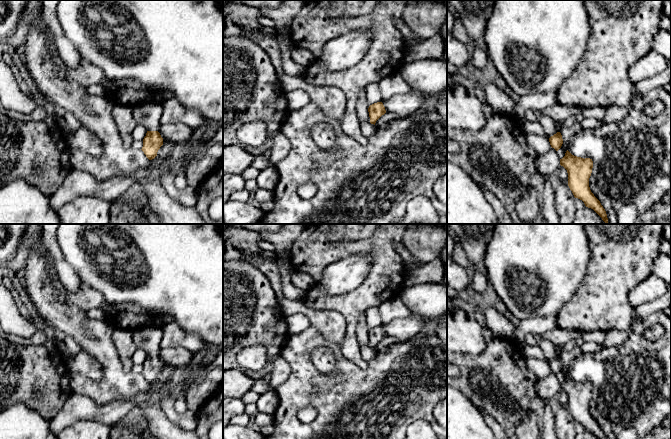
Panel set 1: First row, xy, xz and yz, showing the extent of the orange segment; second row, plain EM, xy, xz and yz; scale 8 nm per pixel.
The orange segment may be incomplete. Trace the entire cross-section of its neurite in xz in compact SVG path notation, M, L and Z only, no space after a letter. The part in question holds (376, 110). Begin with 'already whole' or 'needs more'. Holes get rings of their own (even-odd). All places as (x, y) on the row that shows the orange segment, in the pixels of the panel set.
already whole; M377 102L369 106L368 112L370 123L375 125L376 121L386 113L386 110L382 102Z

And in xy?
needs more; M144 102L132 108L132 115L137 125L142 125L147 130L141 150L149 160L157 156L158 150L163 145L163 138L158 132L162 113L162 103L158 102Z

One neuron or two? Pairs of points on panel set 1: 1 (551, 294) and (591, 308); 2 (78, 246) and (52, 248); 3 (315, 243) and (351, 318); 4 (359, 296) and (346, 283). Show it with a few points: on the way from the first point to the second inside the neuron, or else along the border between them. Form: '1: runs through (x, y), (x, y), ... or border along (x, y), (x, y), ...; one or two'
1: border along (582, 280), (577, 291), (556, 316); two
2: border along (56, 234), (56, 240), (63, 257), (72, 267); two
3: runs through (346, 248), (369, 248), (377, 256), (374, 287); one
4: border along (368, 271), (365, 279), (353, 291); two

